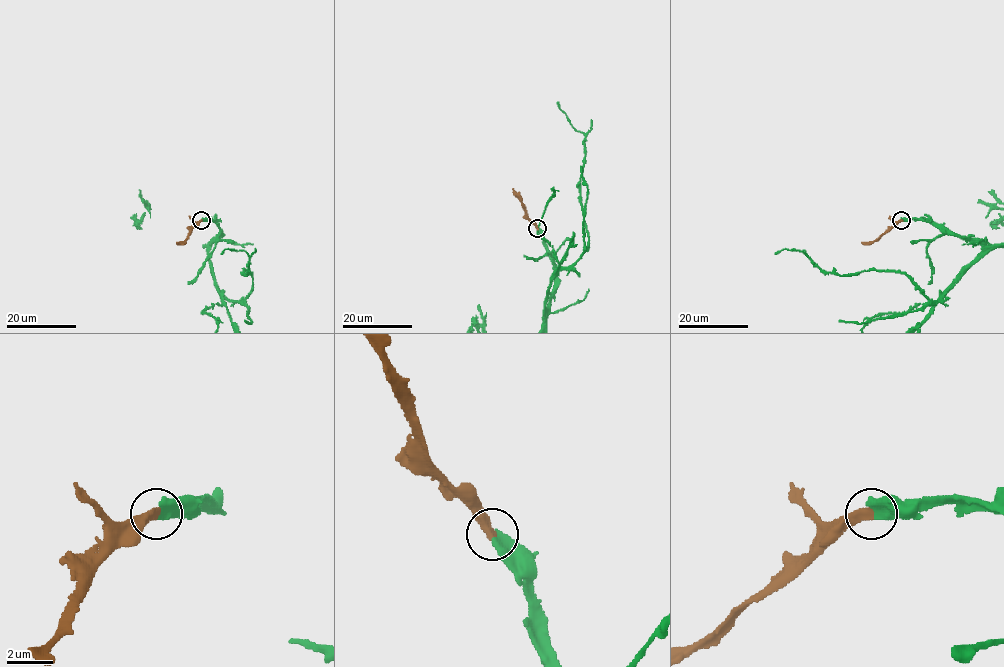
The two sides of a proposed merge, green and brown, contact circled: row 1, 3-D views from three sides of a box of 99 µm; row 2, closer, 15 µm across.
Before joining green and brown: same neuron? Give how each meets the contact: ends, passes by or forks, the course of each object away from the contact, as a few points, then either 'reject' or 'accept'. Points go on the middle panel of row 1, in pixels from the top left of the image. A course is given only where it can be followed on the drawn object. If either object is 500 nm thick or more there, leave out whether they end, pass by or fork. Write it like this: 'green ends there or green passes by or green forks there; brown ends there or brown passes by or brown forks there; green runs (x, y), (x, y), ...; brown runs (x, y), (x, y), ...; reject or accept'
brown runs (538, 228), (512, 188); accept

